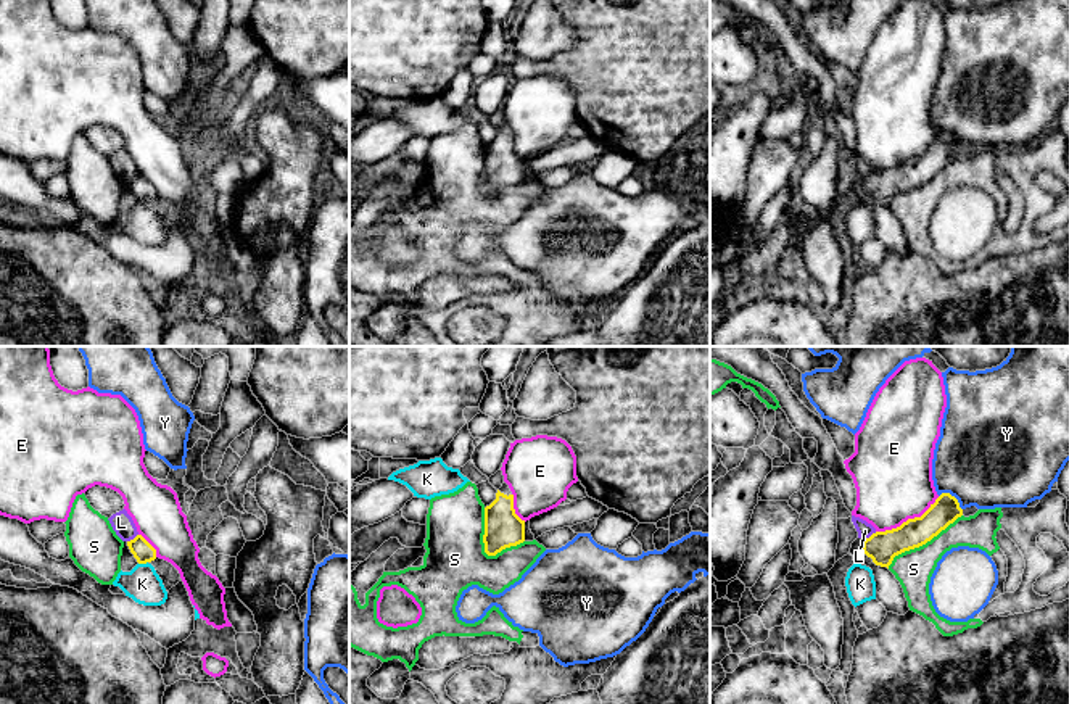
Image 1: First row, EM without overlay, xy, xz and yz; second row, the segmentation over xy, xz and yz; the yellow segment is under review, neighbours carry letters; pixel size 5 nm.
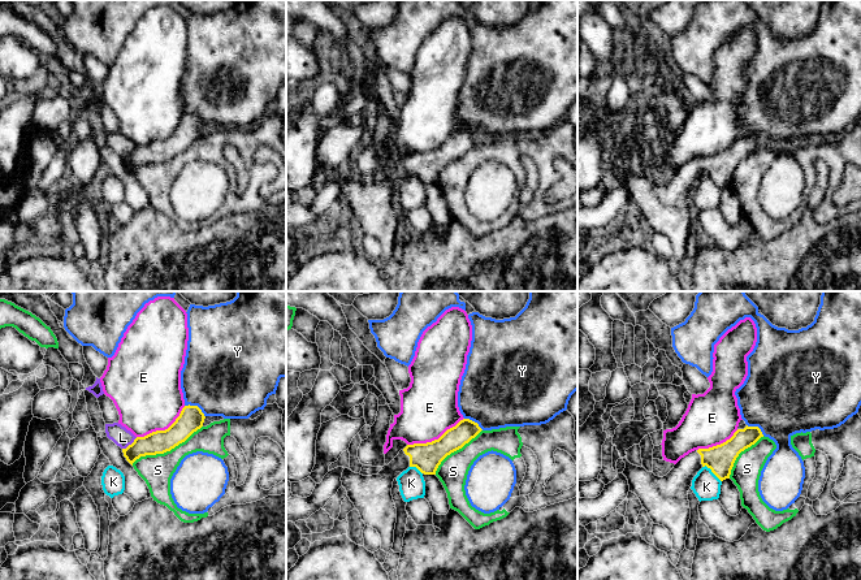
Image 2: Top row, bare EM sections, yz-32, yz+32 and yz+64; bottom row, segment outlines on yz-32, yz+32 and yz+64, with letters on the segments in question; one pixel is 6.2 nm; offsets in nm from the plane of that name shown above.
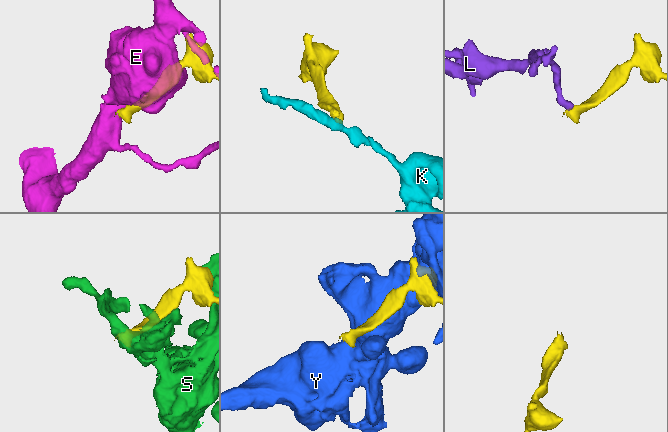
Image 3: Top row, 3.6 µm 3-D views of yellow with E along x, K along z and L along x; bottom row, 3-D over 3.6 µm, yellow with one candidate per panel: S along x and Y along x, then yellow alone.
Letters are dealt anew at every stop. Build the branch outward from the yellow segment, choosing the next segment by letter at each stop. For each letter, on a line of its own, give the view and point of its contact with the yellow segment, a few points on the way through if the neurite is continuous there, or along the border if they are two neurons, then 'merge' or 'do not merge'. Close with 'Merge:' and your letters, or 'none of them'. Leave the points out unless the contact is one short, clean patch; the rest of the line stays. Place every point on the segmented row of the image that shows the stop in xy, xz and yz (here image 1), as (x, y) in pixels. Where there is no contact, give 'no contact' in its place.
E: yz (908, 519) | do not merge
K: xy (142, 563) | along xy (147, 561), (139, 564) | do not merge
L: yz (871, 535) | along yz (876, 532), (863, 540) | do not merge
S: xz (485, 550) | do not merge
Y: yz (953, 496) | do not merge
Merge: none of them

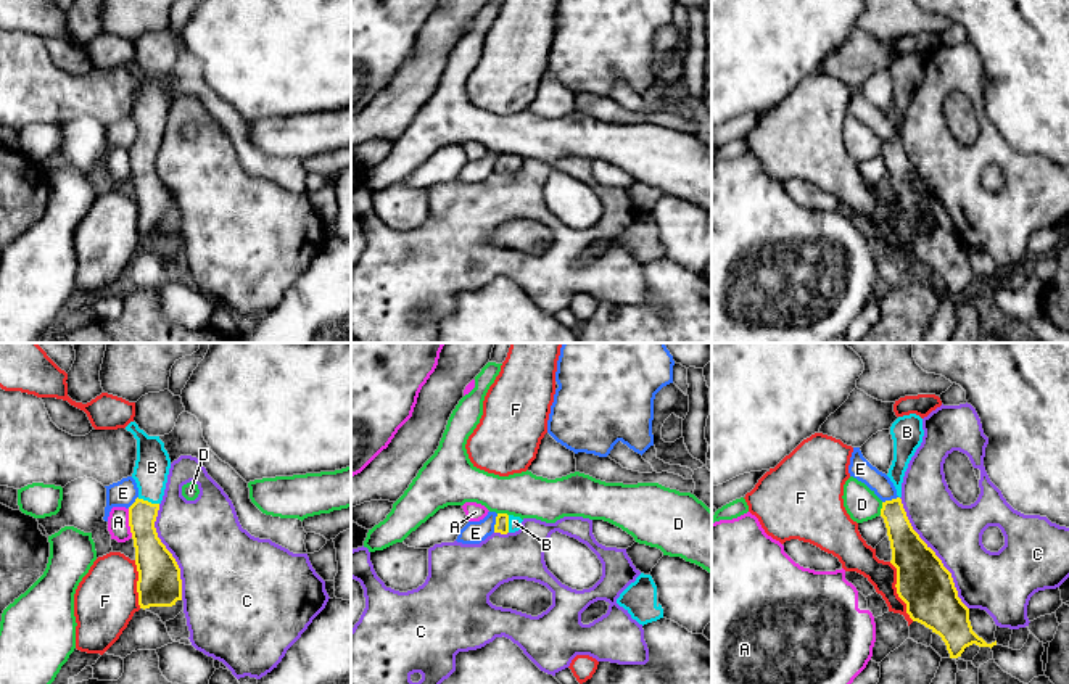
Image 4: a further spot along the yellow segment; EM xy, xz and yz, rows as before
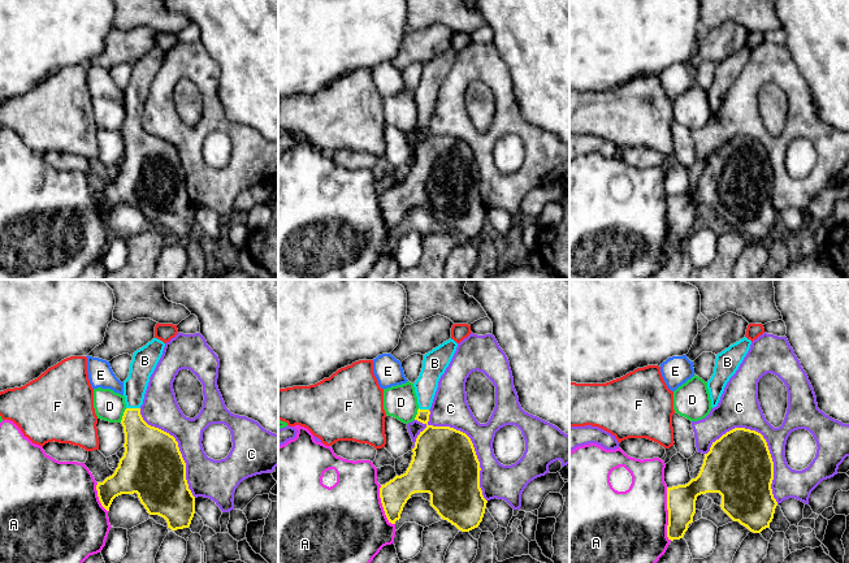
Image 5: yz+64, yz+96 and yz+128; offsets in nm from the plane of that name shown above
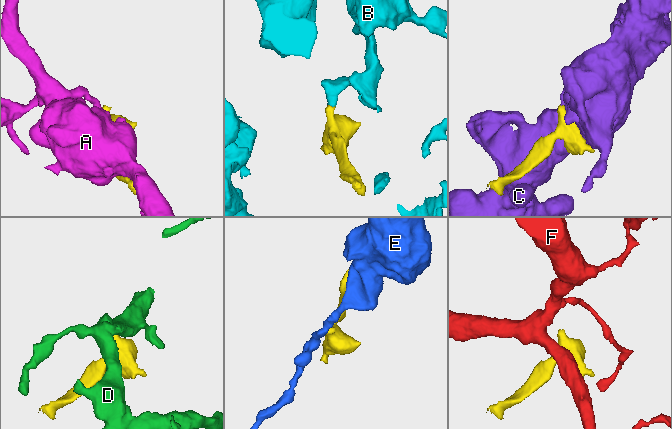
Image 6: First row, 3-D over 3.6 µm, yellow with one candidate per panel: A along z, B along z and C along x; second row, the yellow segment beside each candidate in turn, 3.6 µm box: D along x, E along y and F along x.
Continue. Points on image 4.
A: xy (129, 523) | do not merge
B: xy (147, 501) | across xy (150, 551), (145, 541), (147, 501), (152, 467) | merge
C: yz (934, 554) | do not merge
D: yz (881, 509) | along yz (883, 502), (879, 514) | do not merge
E: xz (496, 523) | along xz (498, 514), (493, 531) | do not merge
F: yz (897, 591) | along yz (889, 562), (895, 568), (895, 593), (913, 620) | do not merge
Merge: B

